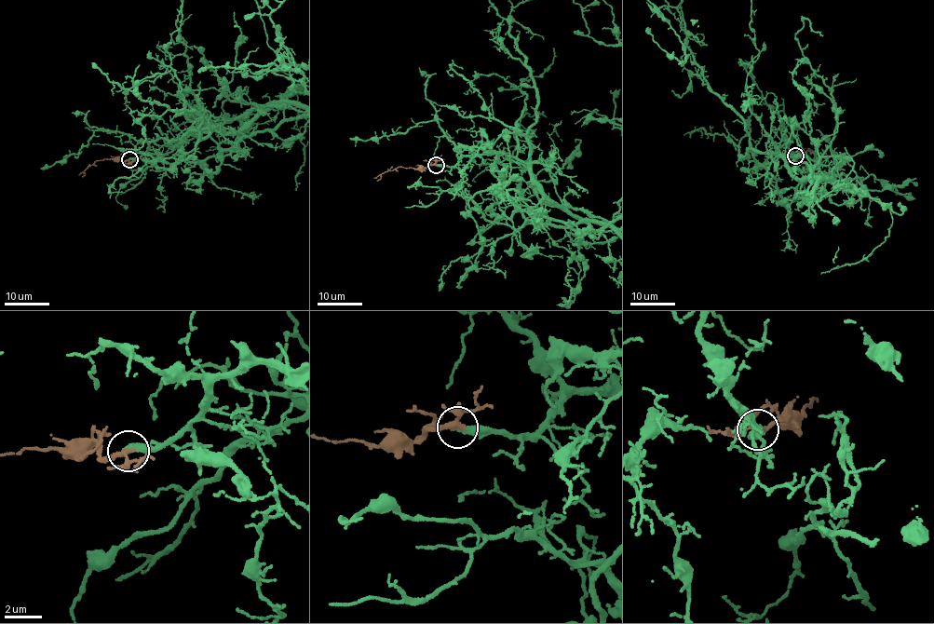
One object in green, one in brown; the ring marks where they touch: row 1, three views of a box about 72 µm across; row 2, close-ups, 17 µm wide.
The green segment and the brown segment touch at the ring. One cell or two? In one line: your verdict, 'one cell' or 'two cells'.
one cell

